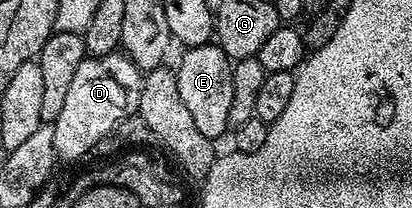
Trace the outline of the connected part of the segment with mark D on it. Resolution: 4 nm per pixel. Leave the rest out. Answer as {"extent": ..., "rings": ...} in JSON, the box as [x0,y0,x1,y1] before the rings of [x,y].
{"extent":[51,52,143,162],"rings":[[[124,52],[107,53],[101,57],[85,56],[70,83],[58,119],[51,122],[57,158],[61,162],[76,161],[88,152],[91,154],[104,135],[109,135],[120,121],[139,110],[143,86],[142,71]]]}

